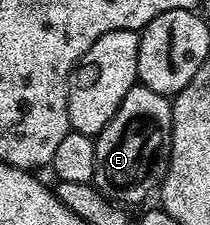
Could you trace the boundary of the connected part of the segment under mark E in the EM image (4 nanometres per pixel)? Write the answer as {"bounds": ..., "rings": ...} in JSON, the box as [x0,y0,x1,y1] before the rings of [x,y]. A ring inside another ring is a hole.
{"bounds":[91,82,173,206],"rings":[[[140,82],[134,84],[131,90],[127,90],[127,98],[123,98],[119,110],[115,110],[111,122],[107,122],[105,129],[95,138],[97,145],[95,146],[95,174],[91,181],[93,187],[98,192],[103,193],[108,200],[114,200],[122,206],[139,203],[149,192],[149,163],[160,152],[162,155],[163,149],[168,145],[172,134],[173,105],[170,97],[155,94],[155,90],[143,86]]]}

